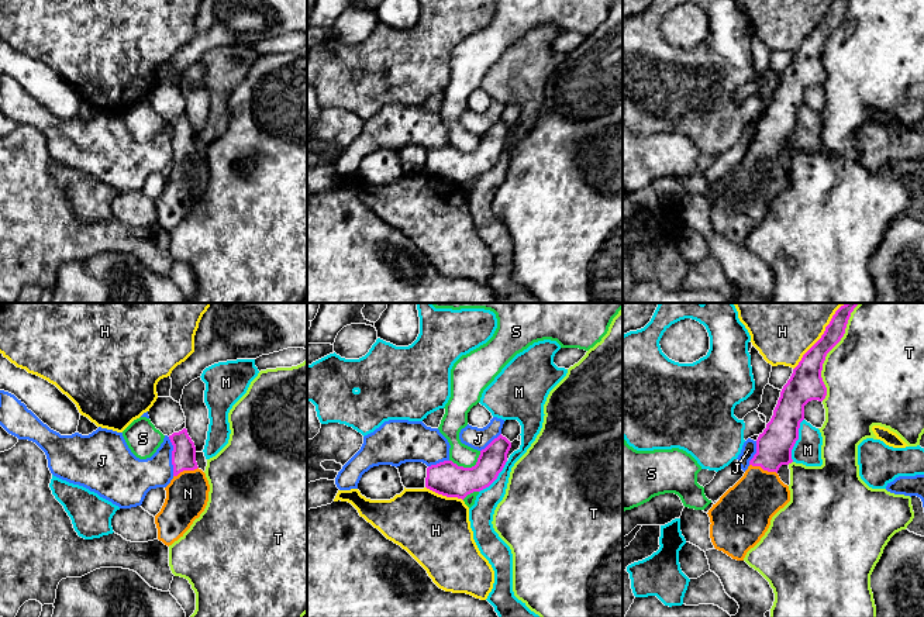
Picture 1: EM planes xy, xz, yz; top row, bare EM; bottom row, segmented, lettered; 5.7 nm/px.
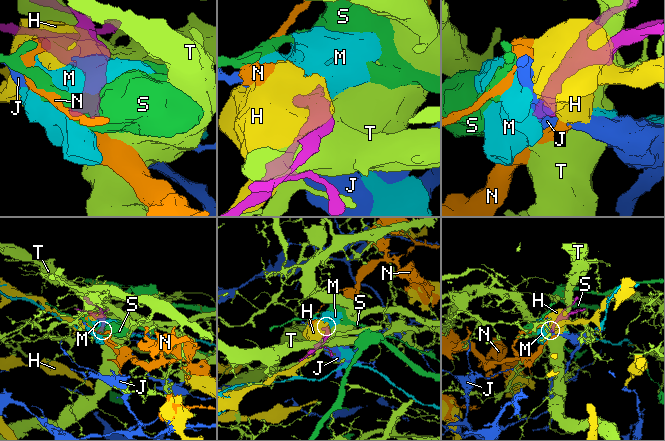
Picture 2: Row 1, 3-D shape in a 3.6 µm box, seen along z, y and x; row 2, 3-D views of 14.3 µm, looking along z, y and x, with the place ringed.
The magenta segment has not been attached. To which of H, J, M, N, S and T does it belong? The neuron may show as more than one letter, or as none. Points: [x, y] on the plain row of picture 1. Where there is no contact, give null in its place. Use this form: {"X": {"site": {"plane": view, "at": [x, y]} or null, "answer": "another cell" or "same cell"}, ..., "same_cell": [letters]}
{"H": {"site": {"plane": "yz", "at": [816, 27]}, "answer": "another cell"}, "J": {"site": {"plane": "xy", "at": [172, 141]}, "answer": "another cell"}, "M": {"site": {"plane": "yz", "at": [797, 123]}, "answer": "another cell"}, "N": {"site": {"plane": "yz", "at": [764, 154]}, "answer": "same cell"}, "S": {"site": {"plane": "xz", "at": [468, 152]}, "answer": "another cell"}, "T": {"site": {"plane": "yz", "at": [824, 42]}, "answer": "another cell"}, "same_cell": ["N"]}

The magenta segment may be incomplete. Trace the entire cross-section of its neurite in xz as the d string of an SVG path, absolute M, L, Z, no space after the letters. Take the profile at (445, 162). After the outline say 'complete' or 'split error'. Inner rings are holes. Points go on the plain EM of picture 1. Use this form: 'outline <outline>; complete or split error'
outline M501 118L480 135L472 152L444 145L427 152L425 172L447 180L465 183L473 176L489 172L503 155L511 127Z; complete

